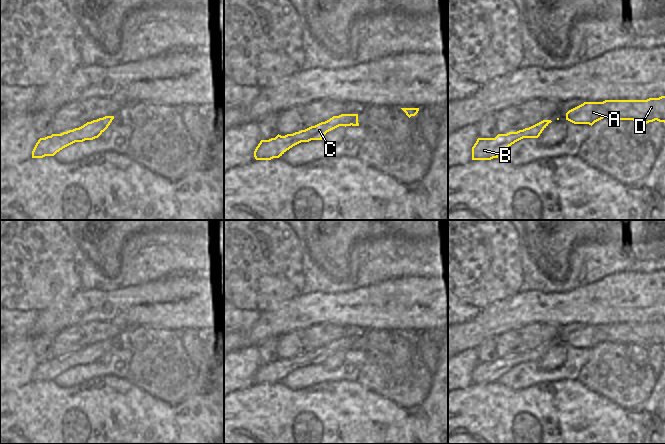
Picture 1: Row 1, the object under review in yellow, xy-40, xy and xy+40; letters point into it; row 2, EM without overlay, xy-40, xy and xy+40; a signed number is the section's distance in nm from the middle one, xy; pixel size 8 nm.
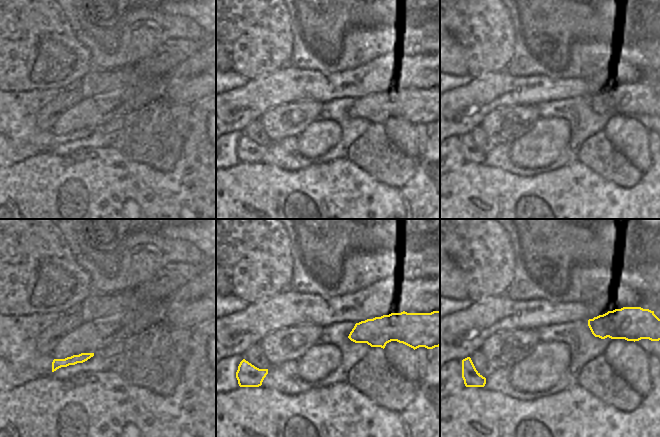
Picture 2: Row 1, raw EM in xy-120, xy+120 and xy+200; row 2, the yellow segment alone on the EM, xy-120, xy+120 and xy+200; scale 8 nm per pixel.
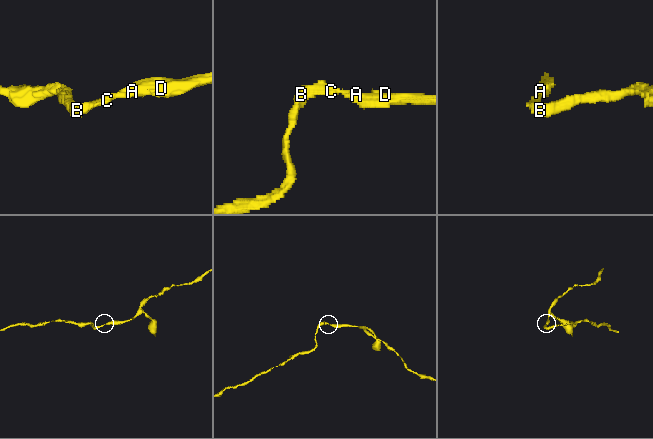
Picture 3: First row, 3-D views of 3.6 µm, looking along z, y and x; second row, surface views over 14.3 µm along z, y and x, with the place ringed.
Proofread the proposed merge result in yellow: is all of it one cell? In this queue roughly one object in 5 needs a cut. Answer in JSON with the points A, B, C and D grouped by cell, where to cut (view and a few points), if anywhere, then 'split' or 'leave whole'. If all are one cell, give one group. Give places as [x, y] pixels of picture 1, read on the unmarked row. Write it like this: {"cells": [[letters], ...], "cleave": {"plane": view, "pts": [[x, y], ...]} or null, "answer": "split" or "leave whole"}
{"cells": [["A", "B", "C", "D"]], "cleave": null, "answer": "leave whole"}

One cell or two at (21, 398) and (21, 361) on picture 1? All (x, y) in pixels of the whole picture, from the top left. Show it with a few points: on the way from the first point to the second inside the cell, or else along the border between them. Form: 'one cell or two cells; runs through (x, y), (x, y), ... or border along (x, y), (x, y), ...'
two cells; border along (31, 381), (10, 392)

